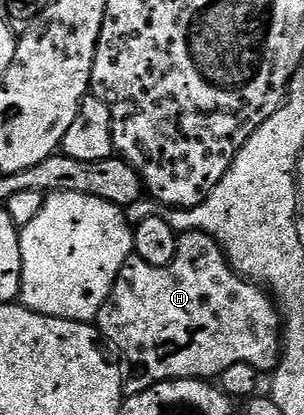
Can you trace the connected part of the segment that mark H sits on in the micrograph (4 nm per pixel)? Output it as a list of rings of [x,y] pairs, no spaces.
[[[181,232],[179,233],[178,254],[174,262],[170,262],[168,268],[155,268],[146,262],[135,258],[122,266],[106,302],[102,306],[98,317],[98,331],[105,341],[108,340],[116,347],[116,352],[132,367],[132,376],[136,380],[145,380],[145,385],[151,386],[160,384],[163,380],[207,380],[218,378],[222,370],[234,366],[238,362],[246,362],[254,366],[257,372],[268,374],[279,364],[282,355],[282,320],[278,315],[277,305],[273,297],[261,285],[245,280],[231,264],[228,263],[224,251],[212,236],[207,236],[205,232]]]

